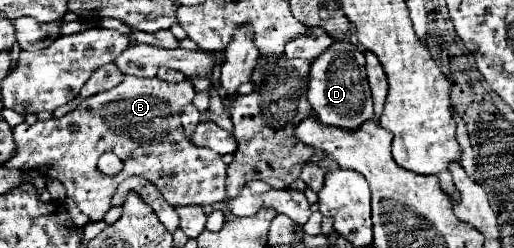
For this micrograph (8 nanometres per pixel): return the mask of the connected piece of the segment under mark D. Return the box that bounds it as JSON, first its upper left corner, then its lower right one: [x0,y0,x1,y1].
[307,41,373,129]

